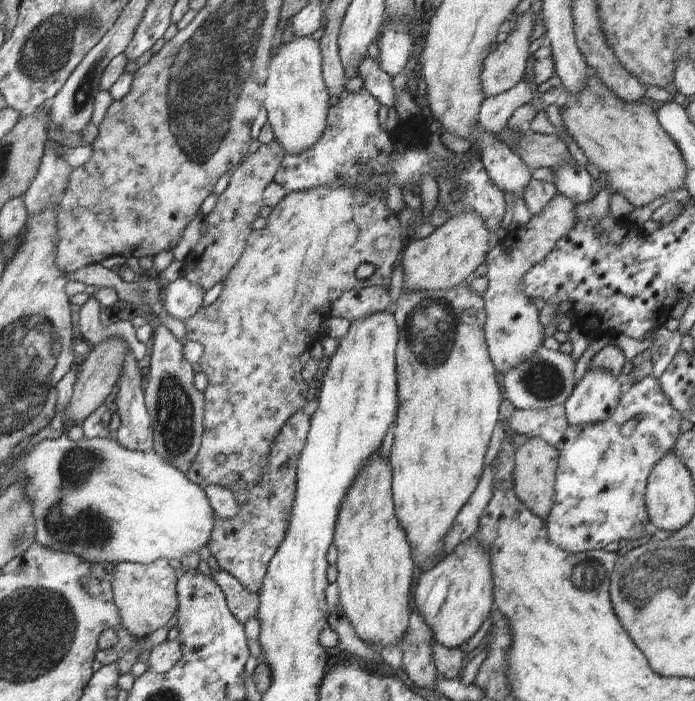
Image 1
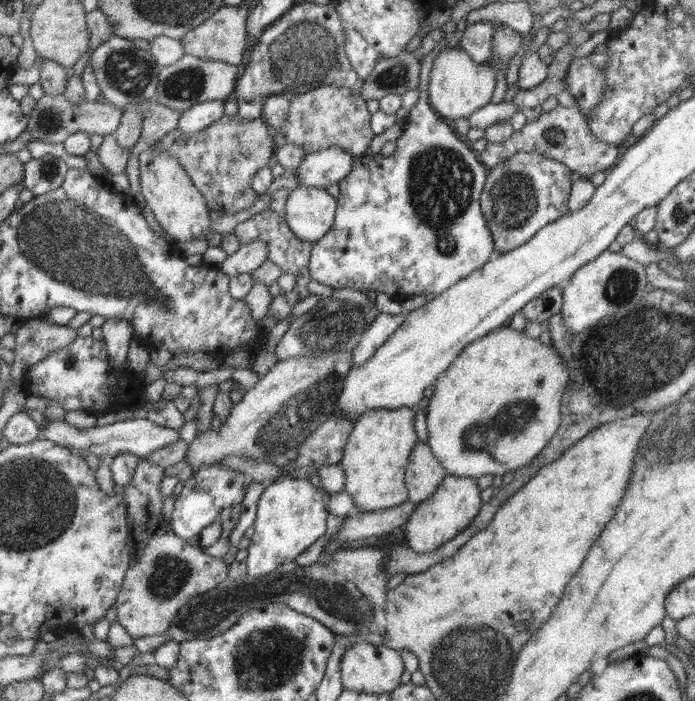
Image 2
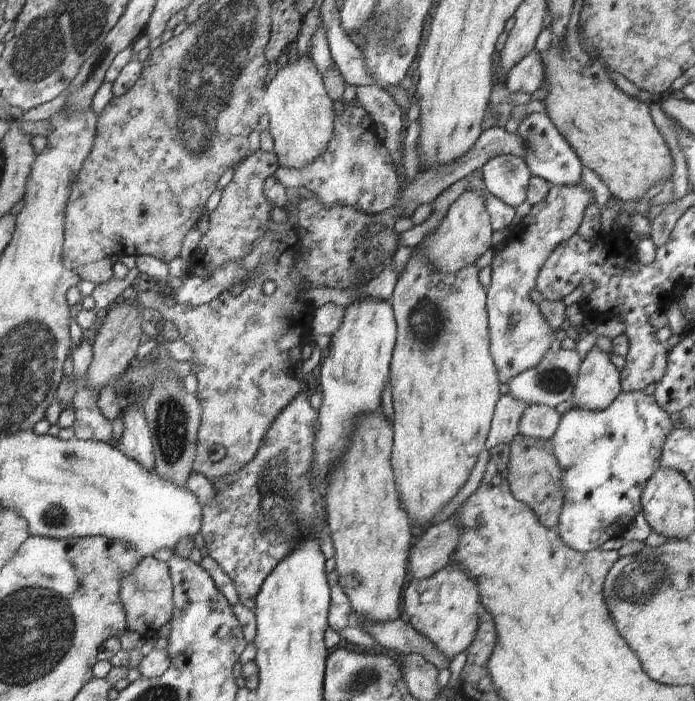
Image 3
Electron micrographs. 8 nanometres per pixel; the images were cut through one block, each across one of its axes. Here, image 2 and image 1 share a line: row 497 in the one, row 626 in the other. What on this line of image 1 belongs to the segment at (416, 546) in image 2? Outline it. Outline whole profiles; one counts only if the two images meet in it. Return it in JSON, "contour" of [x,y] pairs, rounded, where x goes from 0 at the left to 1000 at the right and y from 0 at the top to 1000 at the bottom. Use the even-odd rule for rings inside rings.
{"contour":[[[673,767],[636,802],[603,822],[596,849],[596,870],[619,893],[626,916],[646,926],[668,922],[688,902],[691,893],[712,870],[708,853],[708,807],[705,790],[696,785],[688,767]]]}

